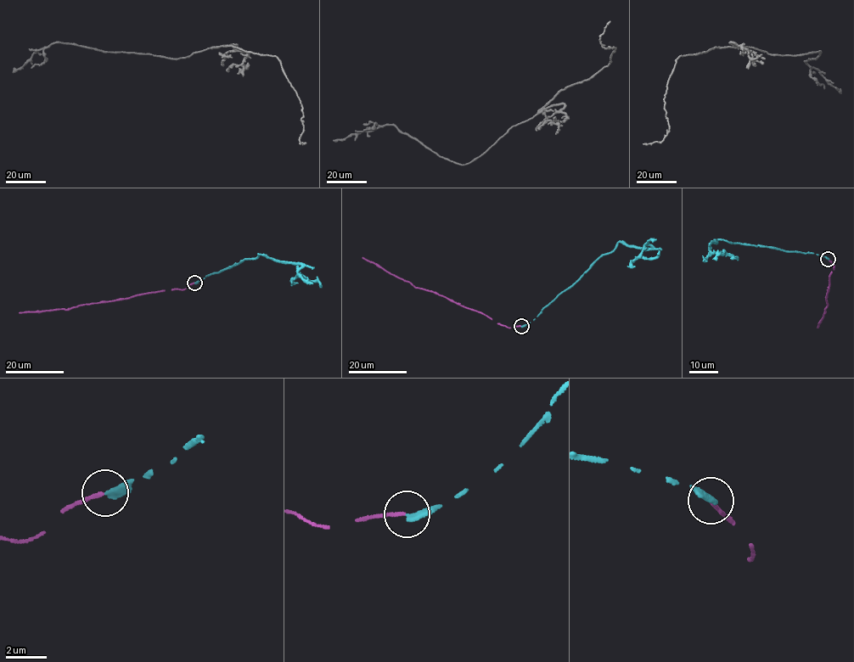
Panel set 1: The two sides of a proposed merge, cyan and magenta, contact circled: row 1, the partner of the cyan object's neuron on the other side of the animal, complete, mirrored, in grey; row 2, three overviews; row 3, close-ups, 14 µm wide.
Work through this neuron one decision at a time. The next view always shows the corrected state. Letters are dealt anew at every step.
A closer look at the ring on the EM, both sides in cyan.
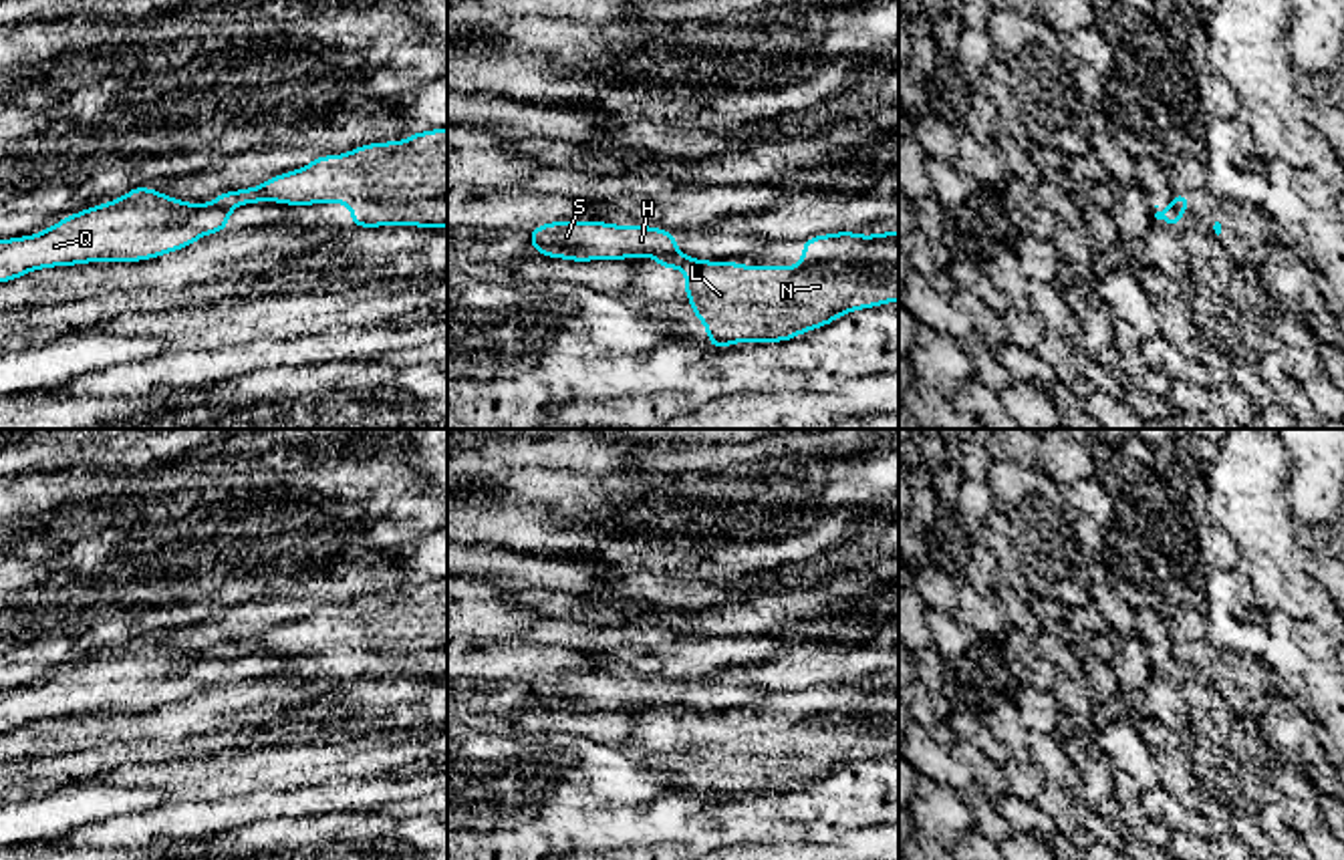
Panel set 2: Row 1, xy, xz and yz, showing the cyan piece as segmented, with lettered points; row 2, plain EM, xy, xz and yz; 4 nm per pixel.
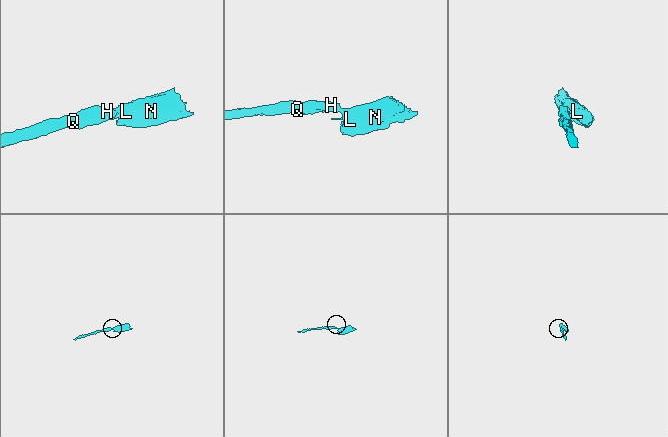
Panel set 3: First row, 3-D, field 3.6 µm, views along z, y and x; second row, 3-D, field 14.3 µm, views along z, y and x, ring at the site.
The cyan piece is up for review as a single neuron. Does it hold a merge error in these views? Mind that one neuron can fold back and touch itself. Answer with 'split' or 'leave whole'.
split

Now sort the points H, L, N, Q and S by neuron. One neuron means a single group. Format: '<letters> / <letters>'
H Q S / L N

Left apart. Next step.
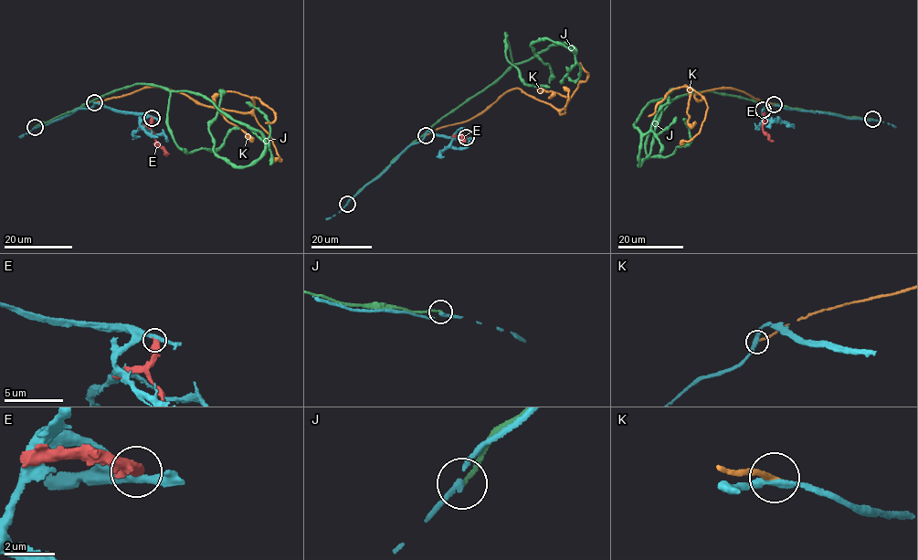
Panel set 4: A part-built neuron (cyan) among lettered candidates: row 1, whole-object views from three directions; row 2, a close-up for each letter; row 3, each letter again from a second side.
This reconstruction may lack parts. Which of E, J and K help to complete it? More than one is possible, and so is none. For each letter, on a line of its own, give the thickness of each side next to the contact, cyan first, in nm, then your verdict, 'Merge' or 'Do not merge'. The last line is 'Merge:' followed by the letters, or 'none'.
E: Thickness 320 nm (cyan) against 440 nm. Do not merge
J: Thickness 170 nm (cyan) against 180 nm. Do not merge
K: Thickness 280 nm (cyan) against 240 nm. Do not merge
Merge: none

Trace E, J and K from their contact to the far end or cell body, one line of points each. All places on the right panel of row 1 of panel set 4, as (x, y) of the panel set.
E: (763, 110), (763, 131), (774, 141)
J: (871, 119), (697, 91), (642, 110), (633, 123), (640, 166), (659, 104), (678, 88)
K: (774, 104), (722, 87), (693, 95), (697, 100), (701, 97), (685, 85), (690, 93), (687, 121), (695, 123)

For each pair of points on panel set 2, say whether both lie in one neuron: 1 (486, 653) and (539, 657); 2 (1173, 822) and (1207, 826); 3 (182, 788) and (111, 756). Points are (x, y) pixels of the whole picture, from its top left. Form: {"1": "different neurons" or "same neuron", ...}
{"1": "same neuron", "2": "same neuron", "3": "different neurons"}

